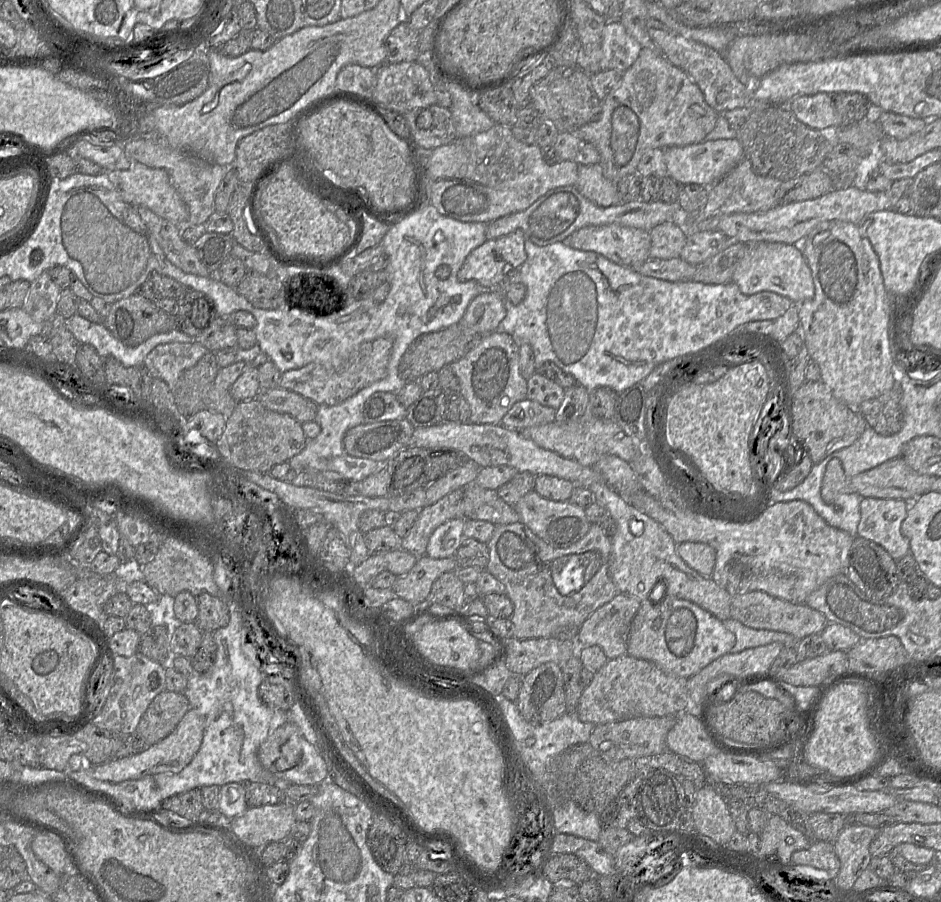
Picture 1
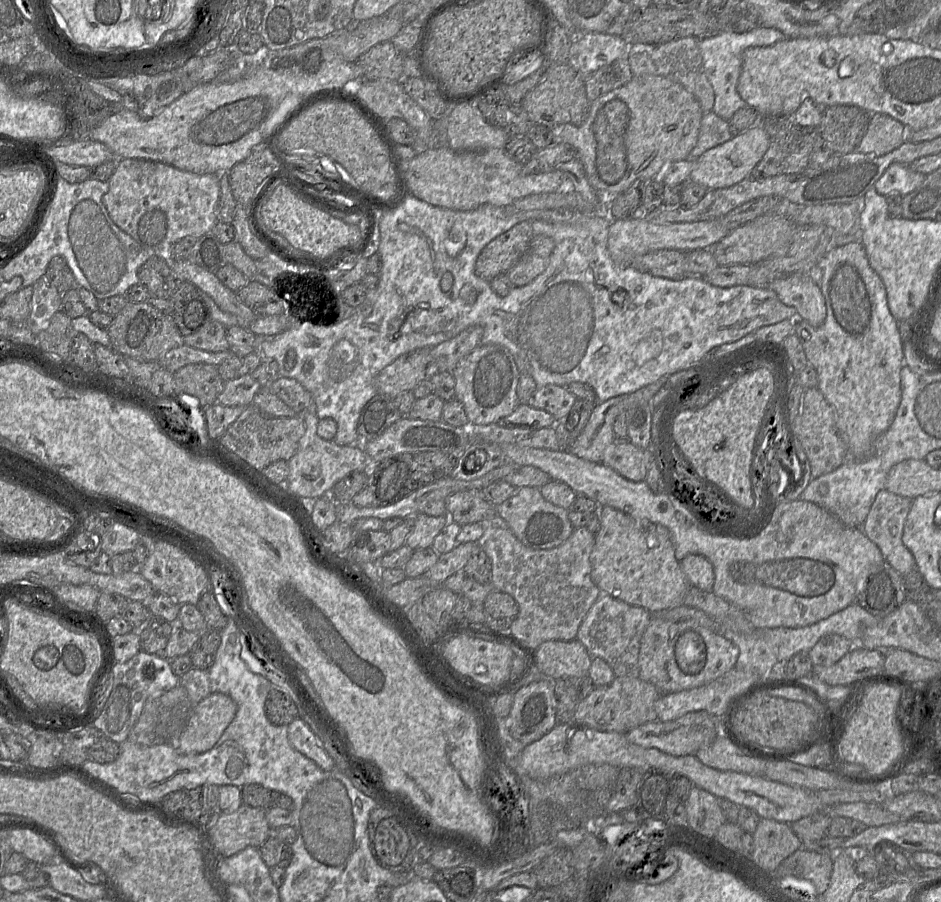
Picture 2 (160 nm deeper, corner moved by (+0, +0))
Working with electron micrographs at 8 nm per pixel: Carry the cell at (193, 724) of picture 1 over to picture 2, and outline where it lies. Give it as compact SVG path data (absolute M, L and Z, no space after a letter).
M213 692L194 705L186 728L176 743L176 749L182 754L200 754L212 749L223 732L233 721L237 712L236 702L228 695Z

